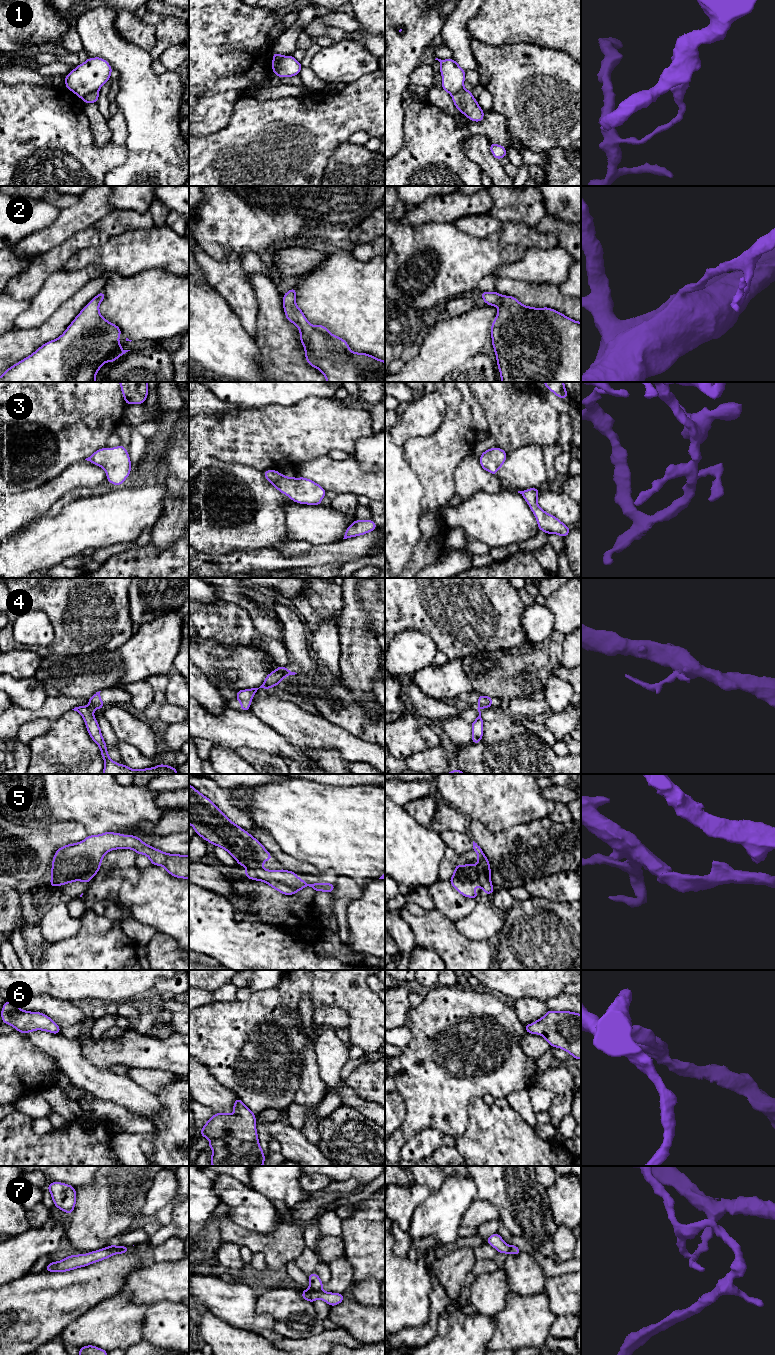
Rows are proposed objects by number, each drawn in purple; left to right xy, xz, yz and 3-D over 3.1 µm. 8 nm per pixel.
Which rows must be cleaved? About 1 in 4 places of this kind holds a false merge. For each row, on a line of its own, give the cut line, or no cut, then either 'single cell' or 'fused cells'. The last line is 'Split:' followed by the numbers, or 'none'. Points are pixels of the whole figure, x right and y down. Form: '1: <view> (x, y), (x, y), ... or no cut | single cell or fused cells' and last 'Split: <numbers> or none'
1: xy (98, 89), (86, 94), (82, 98) | fused cells
2: no cut | single cell
3: no cut | single cell
4: xy (88, 705), (92, 709) | fused cells
5: no cut | single cell
6: no cut | single cell
7: xz (309, 1288), (321, 1290) | fused cells
Split: 1, 4, 7

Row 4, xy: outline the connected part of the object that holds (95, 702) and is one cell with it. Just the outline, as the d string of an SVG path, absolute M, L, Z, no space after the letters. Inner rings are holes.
M96 692L92 697L90 697L88 699L89 701L89 706L92 708L92 709L101 709L103 708L105 705L100 697L100 692Z

